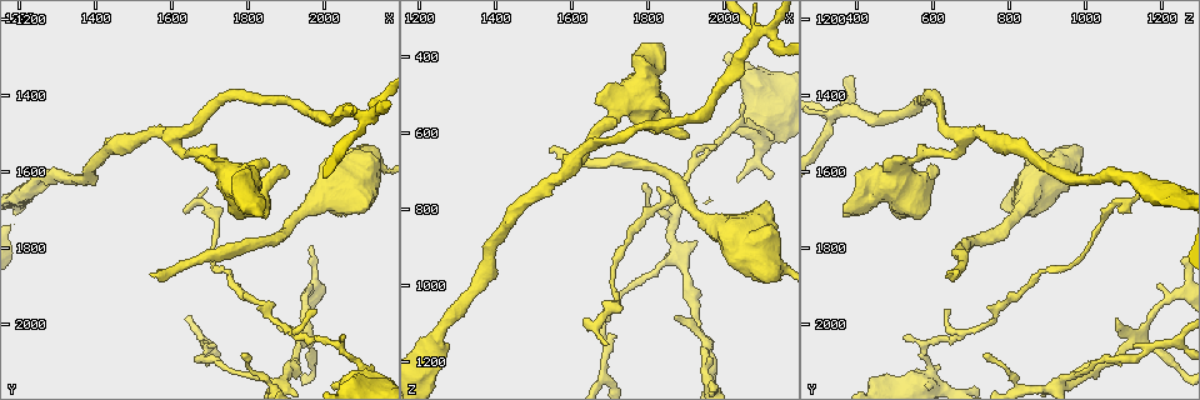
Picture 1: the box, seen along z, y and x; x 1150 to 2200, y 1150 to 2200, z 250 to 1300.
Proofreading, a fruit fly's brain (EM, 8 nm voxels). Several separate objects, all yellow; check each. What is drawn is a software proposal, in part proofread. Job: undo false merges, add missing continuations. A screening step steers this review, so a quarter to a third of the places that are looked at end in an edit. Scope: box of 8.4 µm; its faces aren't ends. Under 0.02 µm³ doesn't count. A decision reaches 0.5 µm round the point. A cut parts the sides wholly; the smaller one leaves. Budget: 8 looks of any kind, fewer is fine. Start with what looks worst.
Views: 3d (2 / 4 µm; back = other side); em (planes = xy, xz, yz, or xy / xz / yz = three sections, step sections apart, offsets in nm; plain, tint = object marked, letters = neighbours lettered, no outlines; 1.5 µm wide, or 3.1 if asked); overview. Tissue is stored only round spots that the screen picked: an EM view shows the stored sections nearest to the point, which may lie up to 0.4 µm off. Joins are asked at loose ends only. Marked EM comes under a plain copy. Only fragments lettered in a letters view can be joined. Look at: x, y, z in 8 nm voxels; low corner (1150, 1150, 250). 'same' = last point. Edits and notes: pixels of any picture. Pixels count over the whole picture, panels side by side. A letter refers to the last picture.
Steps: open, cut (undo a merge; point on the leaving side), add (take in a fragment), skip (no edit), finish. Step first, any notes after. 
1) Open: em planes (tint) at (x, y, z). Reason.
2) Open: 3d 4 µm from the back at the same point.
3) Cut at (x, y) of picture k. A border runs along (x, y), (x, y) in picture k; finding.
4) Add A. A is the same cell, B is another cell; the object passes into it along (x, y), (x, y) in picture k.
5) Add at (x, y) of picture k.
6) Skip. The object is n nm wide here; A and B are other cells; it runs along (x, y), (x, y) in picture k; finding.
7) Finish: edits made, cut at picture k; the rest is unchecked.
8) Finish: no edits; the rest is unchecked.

Open: em xz step 8 (letters) at (1550, 1865, 645). Free end.

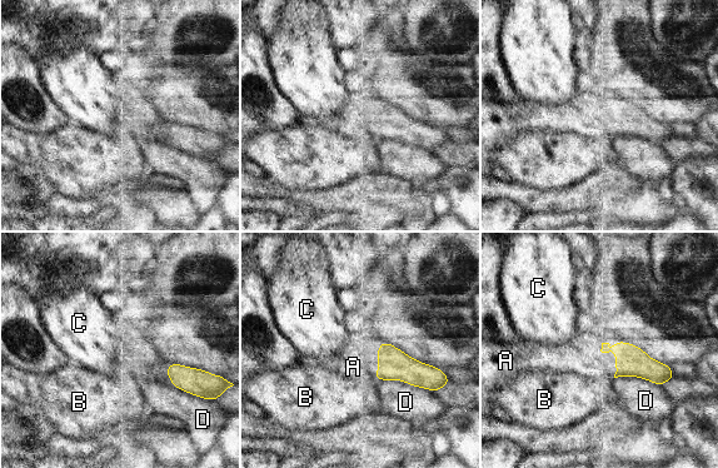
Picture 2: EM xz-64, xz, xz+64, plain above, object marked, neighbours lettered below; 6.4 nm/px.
Add A. The longest contact is with D, 380 nm; A is the same cell, B, C and D are other cells; the object passes into it along (393, 364), (378, 367), (353, 367) in picture 2; it goes on there.

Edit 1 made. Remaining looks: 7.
Open: overview. See it whole again.

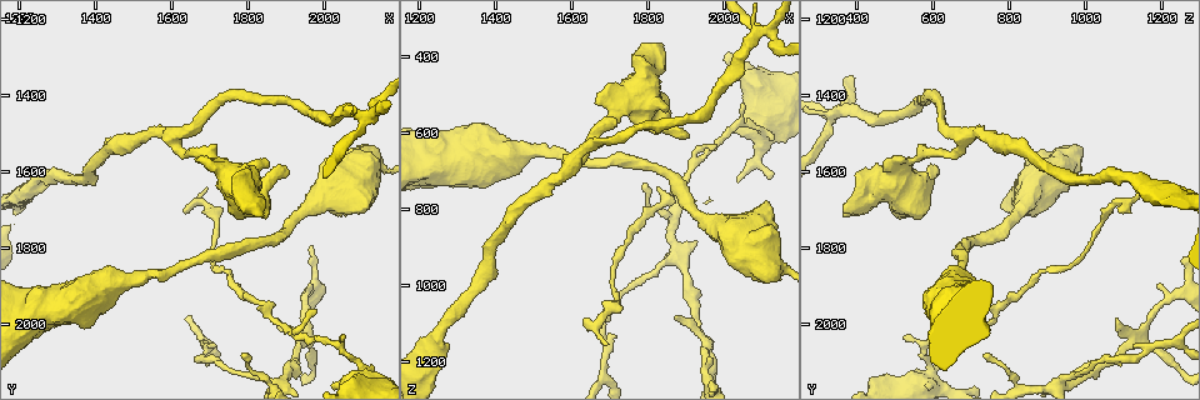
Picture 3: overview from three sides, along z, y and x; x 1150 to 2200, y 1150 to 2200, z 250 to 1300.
Open: em planes (tint) at (2105, 1460, 335). Abrupt turn.

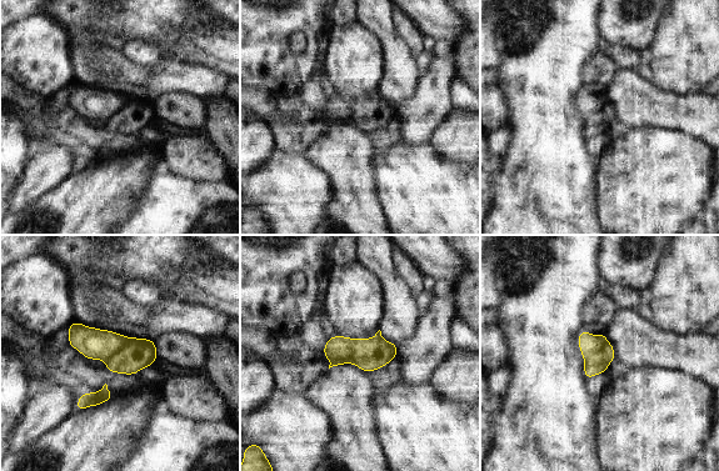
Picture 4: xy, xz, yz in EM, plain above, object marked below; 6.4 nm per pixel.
Open: em planes (letters) at the same point.

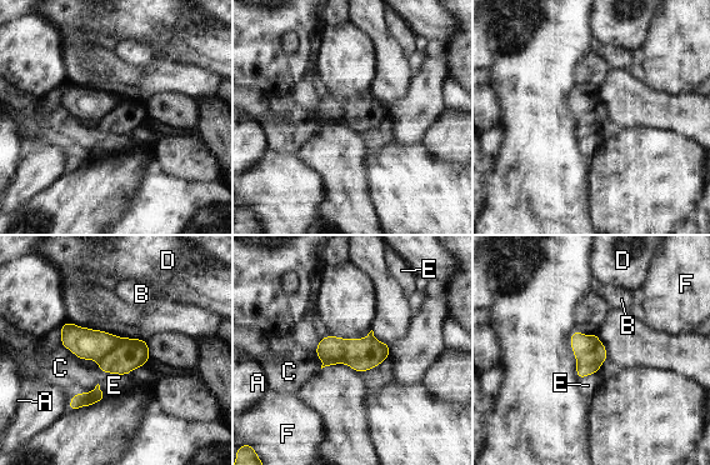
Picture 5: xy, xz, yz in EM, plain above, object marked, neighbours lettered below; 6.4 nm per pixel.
Cut at (130, 354) of picture 5. The longest contact is with C, 180 nm; A, B, C, D, E and F are other cells; a border runs along (120, 338), (116, 346), (99, 364) in picture 5; two neurons meet here.

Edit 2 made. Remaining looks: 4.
Open: overview.

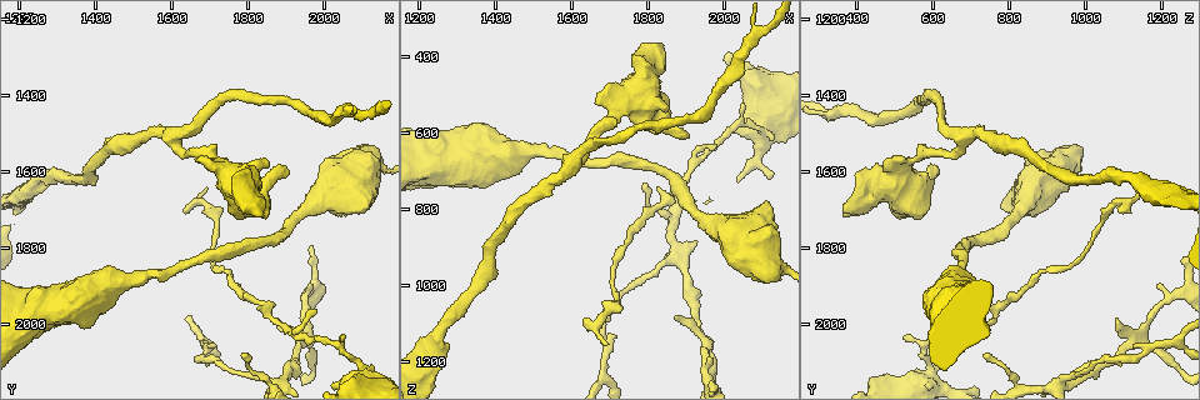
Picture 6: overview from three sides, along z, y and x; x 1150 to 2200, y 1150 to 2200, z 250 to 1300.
Open: em xz step 8 (letters) at (1835, 1720, 360).

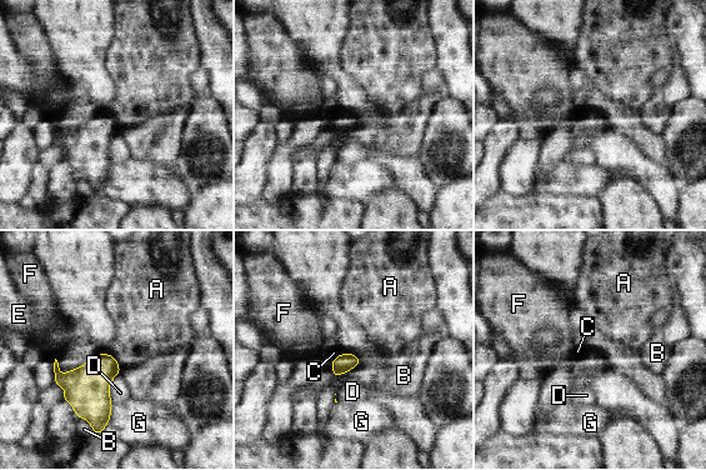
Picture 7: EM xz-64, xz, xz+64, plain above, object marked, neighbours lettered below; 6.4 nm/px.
Skip. A, B, C, D, E, F and G are other cells; a border runs along (344, 353), (340, 353), (331, 360) in picture 7; none of them fits.

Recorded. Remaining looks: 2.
Finish: edits made, add at picture 2, cut at picture 5; the rest is unchecked.

